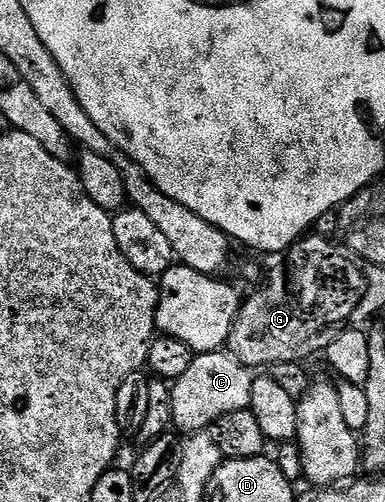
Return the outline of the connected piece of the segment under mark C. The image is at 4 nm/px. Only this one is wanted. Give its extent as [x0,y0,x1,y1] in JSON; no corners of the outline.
[171,350,254,432]

